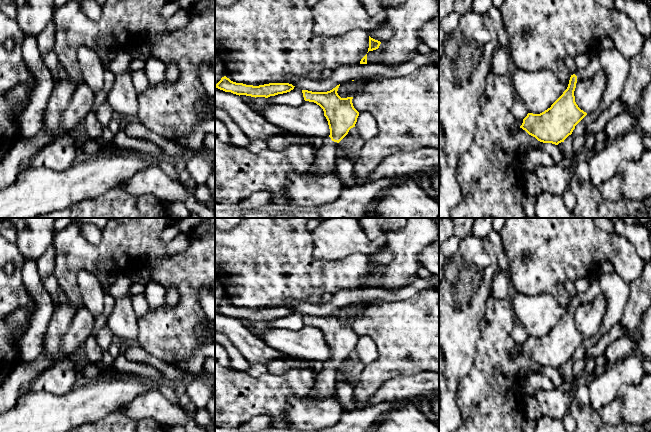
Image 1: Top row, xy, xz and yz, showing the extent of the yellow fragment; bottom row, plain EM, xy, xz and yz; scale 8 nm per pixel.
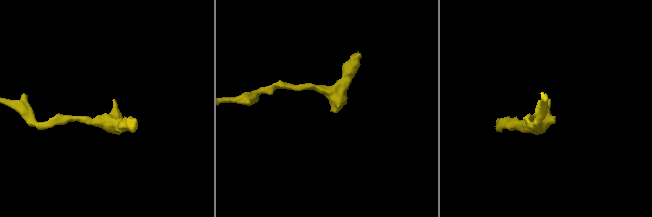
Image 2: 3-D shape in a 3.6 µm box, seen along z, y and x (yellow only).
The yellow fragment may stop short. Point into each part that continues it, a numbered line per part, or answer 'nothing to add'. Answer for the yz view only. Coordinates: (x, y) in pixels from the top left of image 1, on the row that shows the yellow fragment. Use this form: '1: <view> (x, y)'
nothing to add

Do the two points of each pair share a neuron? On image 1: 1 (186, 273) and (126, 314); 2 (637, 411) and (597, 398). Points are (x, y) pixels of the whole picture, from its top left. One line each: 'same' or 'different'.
1: different
2: different

